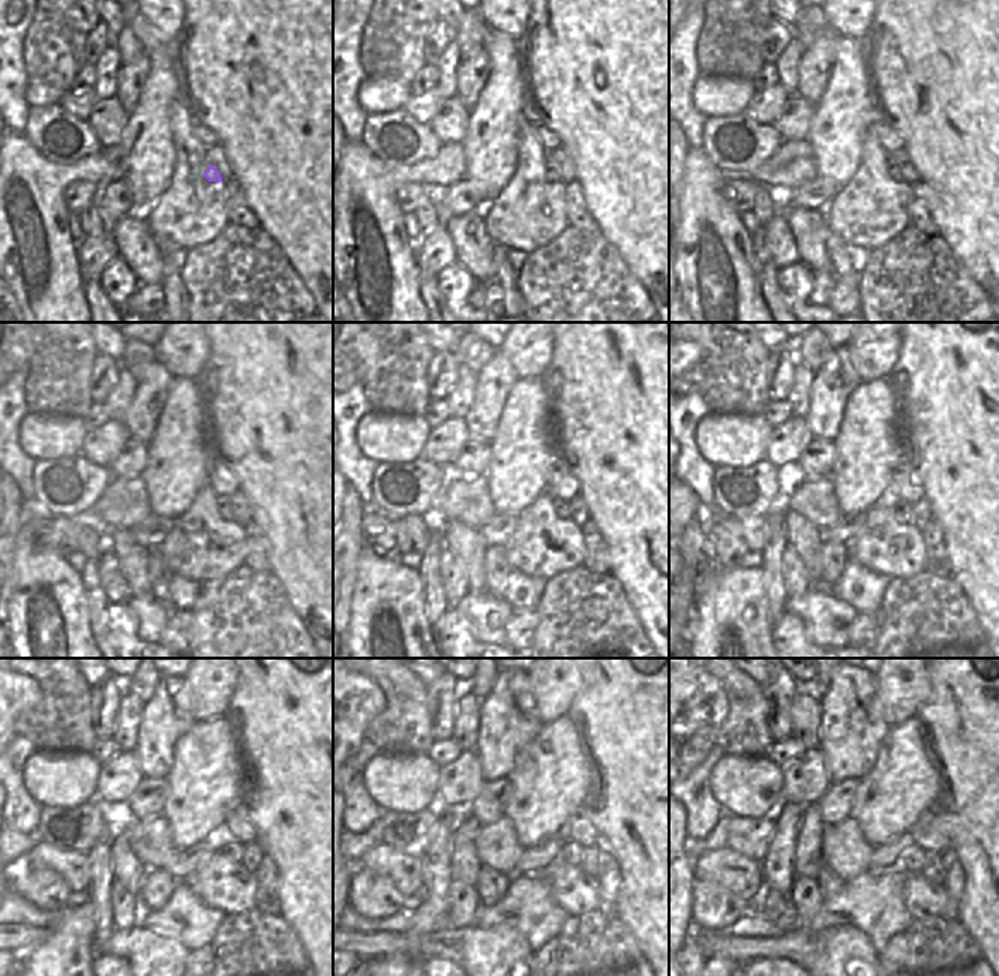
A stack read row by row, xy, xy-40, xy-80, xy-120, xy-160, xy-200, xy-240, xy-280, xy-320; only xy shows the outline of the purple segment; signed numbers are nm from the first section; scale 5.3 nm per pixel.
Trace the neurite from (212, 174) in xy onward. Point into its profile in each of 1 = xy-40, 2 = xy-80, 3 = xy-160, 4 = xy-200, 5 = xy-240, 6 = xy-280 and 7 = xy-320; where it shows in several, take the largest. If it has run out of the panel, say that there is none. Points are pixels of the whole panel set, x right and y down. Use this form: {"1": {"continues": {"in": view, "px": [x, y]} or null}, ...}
{"1": {"continues": {"in": "xy-40", "px": [552, 174]}}, "2": {"continues": {"in": "xy-80", "px": [894, 174]}}, "3": {"continues": {"in": "xy-160", "px": [561, 507]}}, "4": {"continues": {"in": "xy-200", "px": [902, 511]}}, "5": {"continues": {"in": "xy-240", "px": [230, 847]}}, "6": {"continues": {"in": "xy-280", "px": [570, 853]}}, "7": {"continues": {"in": "xy-320", "px": [912, 859]}}}

